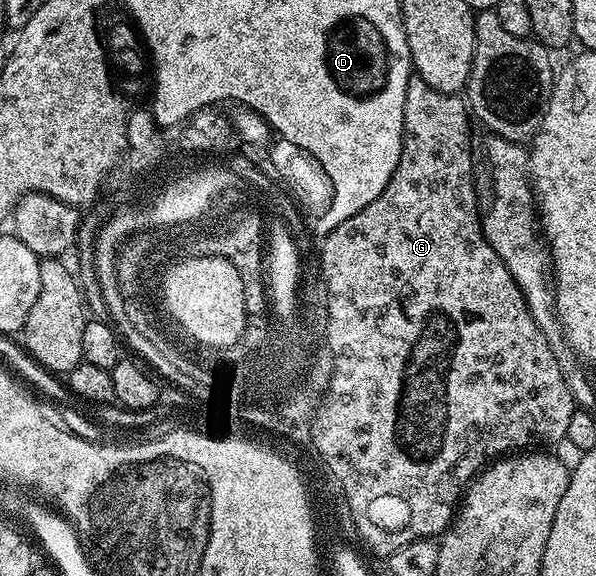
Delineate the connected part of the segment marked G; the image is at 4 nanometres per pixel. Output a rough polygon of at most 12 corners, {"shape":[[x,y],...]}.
{"shape":[[418,74],[319,256],[315,436],[383,558],[576,410]]}

